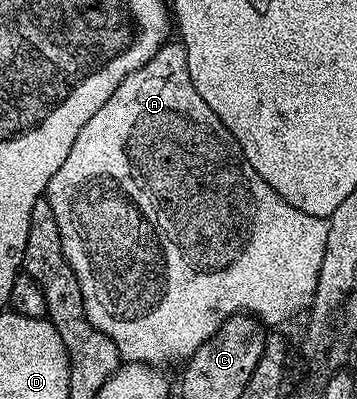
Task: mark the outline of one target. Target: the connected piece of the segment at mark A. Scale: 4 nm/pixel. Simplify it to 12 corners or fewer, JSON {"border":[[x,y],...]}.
{"border":[[169,41],[50,177],[86,317],[184,361],[312,306],[328,219]]}

